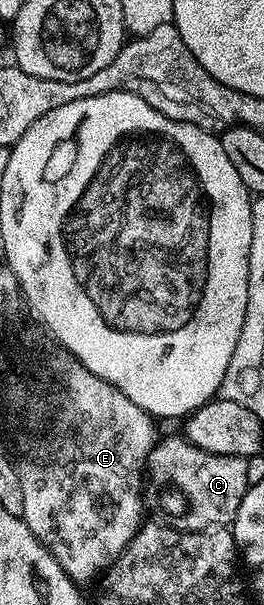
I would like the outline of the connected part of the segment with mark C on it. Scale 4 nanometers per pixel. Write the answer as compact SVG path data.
M160 437L149 452L145 467L146 473L151 473L159 482L168 478L187 497L187 502L191 505L169 507L166 521L176 530L230 527L247 491L247 459L210 454L187 441L186 437L178 437Z

